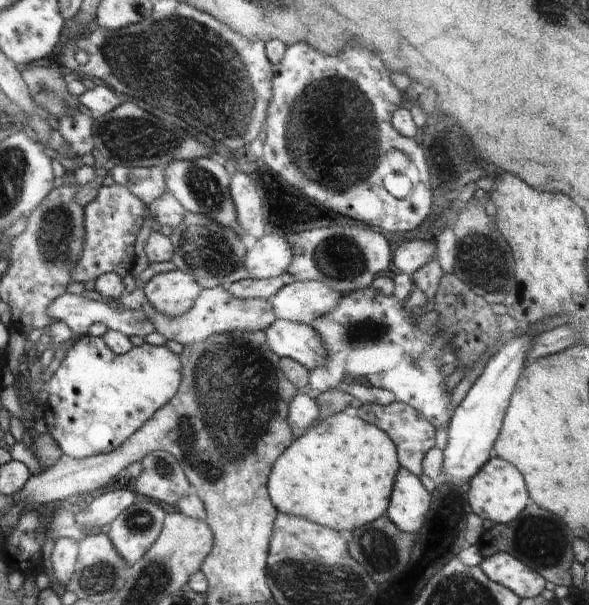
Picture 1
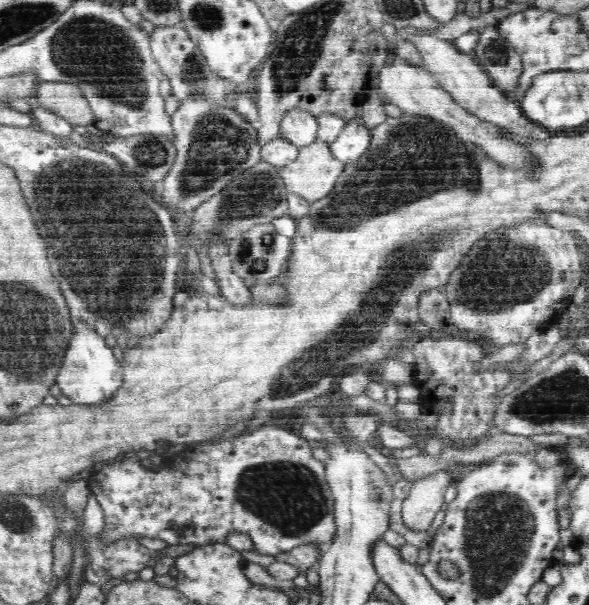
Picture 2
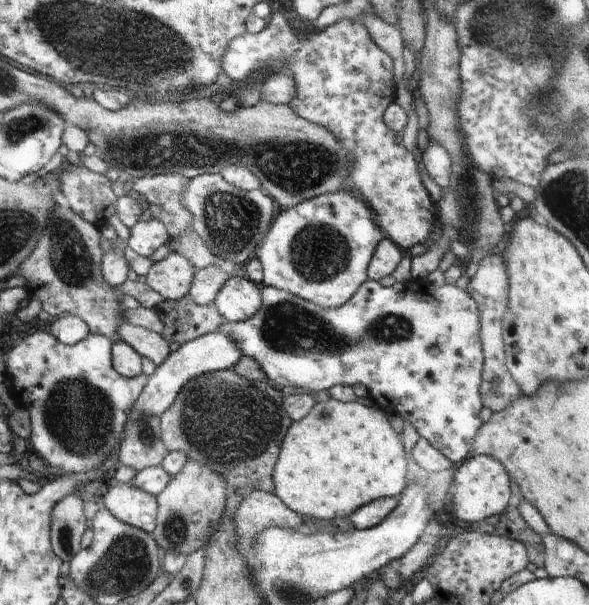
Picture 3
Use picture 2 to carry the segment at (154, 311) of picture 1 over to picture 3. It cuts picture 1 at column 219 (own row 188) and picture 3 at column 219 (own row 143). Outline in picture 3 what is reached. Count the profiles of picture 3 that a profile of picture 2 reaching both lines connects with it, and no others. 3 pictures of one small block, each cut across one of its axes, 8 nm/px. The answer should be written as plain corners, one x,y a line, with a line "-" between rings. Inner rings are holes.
190,296
184,300
162,302
158,310
166,325
164,338
169,343
178,342
180,345
220,331
224,324
230,322
215,302
209,305
196,304

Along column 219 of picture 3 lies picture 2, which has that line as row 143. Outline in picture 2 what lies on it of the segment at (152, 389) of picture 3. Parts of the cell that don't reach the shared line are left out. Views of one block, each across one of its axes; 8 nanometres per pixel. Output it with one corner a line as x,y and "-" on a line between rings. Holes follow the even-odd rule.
359,118
346,123
336,140
331,143
330,150
336,158
347,163
360,158
367,151
371,142
371,128

